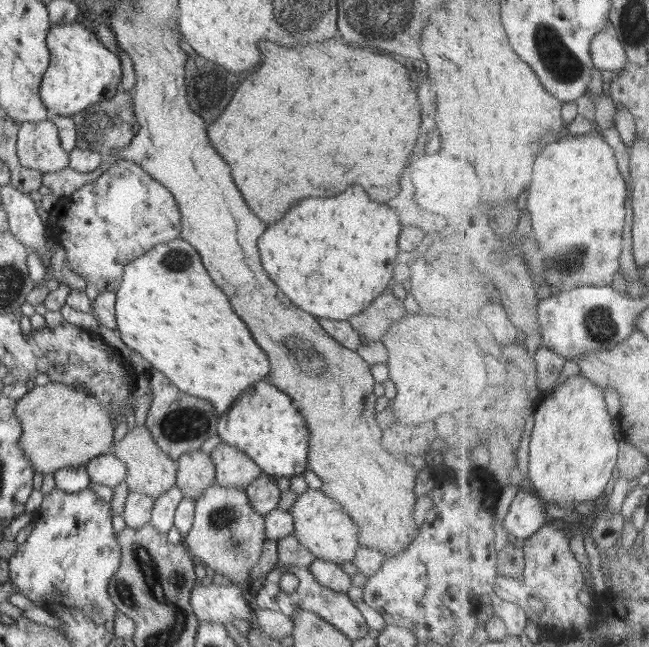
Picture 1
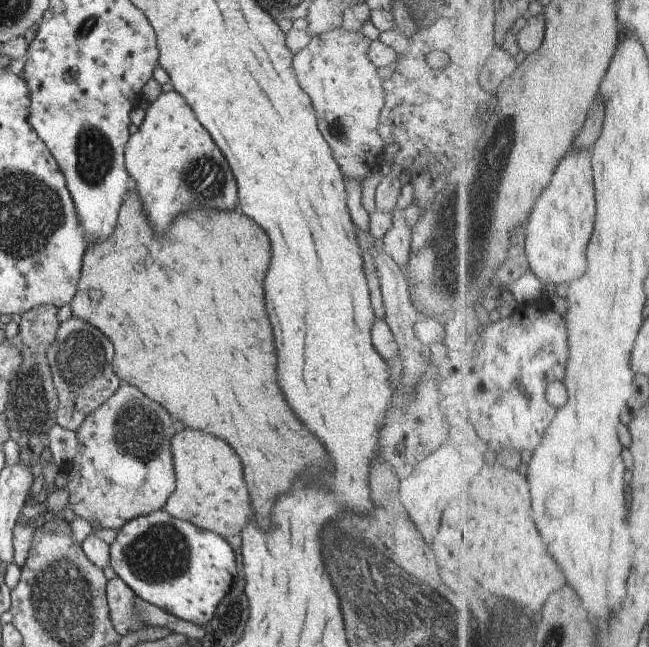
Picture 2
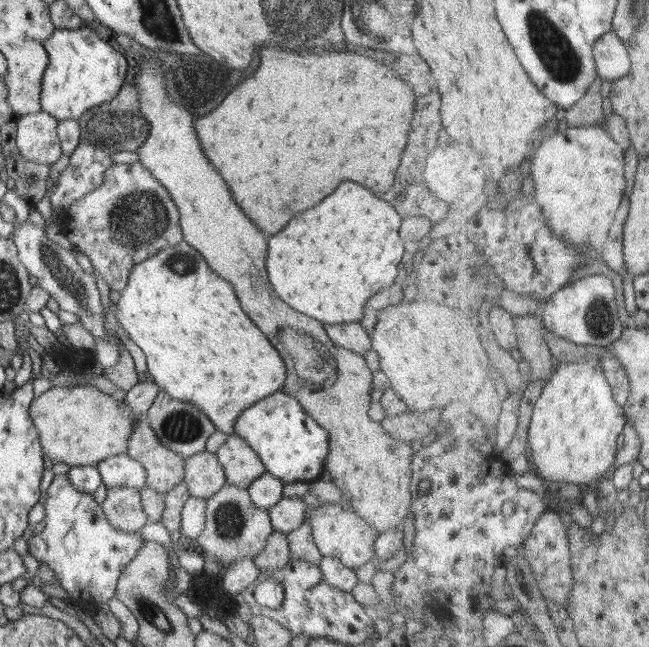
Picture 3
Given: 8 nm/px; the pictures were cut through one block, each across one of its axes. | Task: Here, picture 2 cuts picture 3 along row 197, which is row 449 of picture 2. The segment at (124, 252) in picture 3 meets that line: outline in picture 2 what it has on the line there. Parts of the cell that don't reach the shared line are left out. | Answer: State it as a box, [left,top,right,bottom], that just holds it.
[64,383,176,531]

